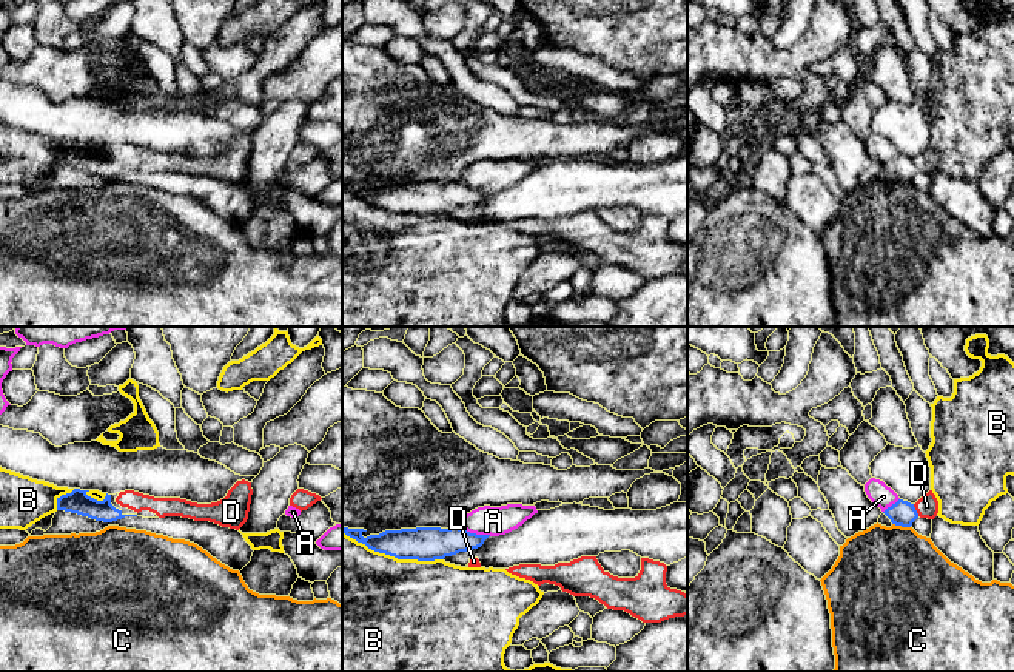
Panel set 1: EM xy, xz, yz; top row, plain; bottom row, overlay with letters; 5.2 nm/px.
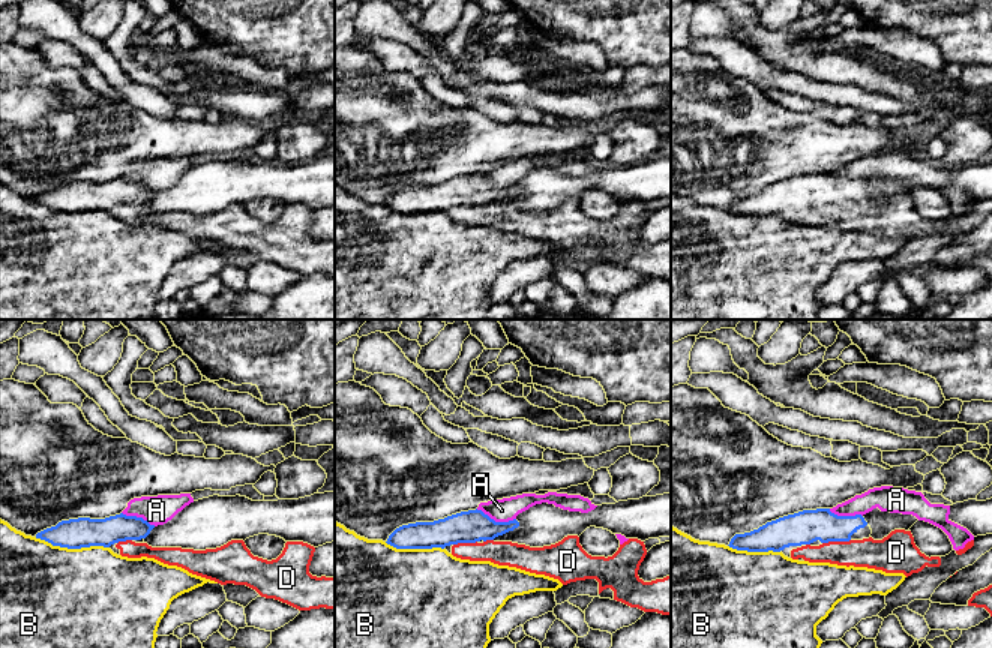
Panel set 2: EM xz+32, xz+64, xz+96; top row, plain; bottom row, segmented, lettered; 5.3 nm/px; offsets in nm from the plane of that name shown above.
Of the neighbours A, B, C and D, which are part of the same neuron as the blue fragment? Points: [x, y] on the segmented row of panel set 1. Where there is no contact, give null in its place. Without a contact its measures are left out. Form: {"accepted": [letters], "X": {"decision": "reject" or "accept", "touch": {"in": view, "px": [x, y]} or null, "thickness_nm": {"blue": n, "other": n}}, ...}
{"accepted": ["D"], "A": {"decision": "reject", "touch": {"in": "xz", "px": [475, 534]}, "thickness_nm": {"blue": 180, "other": 150}}, "B": {"decision": "reject", "touch": {"in": "xz", "px": [393, 555]}, "thickness_nm": {"blue": 180, "other": 480}}, "C": {"decision": "reject", "touch": {"in": "yz", "px": [902, 526]}, "thickness_nm": {"blue": 130, "other": 480}}, "D": {"decision": "accept", "touch": {"in": "yz", "px": [916, 510]}, "thickness_nm": {"blue": 130, "other": 110}}}

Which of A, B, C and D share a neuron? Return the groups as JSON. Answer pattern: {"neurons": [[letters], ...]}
{"neurons": [["A"], ["B"], ["C"], ["D"]]}

